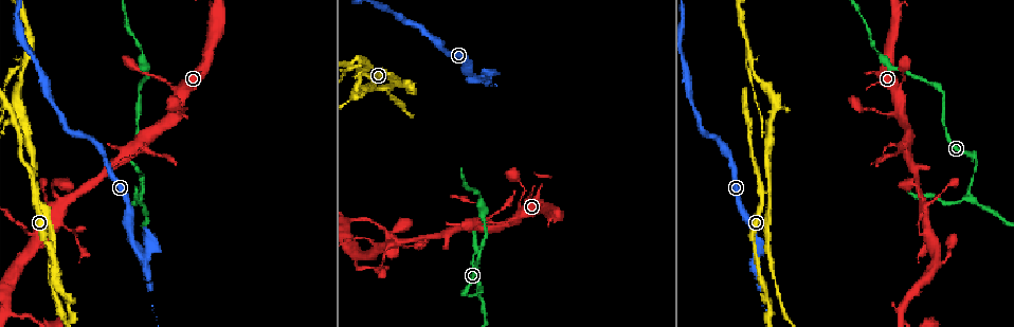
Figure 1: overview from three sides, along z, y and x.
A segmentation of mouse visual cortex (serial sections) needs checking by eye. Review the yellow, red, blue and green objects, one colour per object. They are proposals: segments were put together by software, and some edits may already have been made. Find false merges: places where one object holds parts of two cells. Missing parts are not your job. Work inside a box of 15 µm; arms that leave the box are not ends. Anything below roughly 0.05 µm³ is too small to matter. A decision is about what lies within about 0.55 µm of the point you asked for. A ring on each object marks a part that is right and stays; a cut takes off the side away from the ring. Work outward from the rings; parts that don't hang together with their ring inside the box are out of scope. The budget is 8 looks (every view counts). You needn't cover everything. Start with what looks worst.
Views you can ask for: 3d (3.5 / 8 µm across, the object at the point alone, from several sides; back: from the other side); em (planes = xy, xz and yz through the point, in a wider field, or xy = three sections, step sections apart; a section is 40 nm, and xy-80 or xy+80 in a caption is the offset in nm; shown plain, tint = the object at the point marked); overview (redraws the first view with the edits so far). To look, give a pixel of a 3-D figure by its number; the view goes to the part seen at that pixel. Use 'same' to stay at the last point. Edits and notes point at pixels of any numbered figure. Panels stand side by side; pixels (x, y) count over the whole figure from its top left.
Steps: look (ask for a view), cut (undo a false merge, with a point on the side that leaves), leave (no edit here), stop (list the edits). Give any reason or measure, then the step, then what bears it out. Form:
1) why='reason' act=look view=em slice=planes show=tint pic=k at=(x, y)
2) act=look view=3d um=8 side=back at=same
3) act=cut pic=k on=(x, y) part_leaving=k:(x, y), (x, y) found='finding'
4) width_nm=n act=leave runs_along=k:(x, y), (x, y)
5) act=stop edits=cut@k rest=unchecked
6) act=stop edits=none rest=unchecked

why='arms run side by side' act=look view=3d um=3.5 pic=1 at=(769, 193)

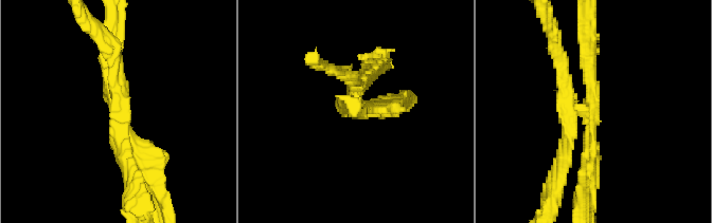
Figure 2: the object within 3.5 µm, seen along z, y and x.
arms=4 arm_widths_nm=200,200,200,200 act=look view=em slice=xy step=3 show=tint pic=2 at=(120, 110)

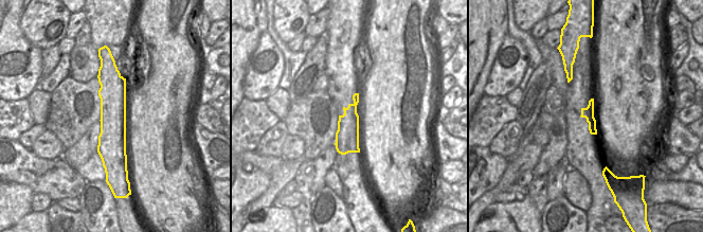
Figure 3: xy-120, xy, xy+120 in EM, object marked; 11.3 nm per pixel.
act=cut pic=2 on=(385, 107) part_leaving=2:(587, 109), (592, 101), (589, 21) found='a second cell is stuck on'

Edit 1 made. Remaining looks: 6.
act=look view=overview

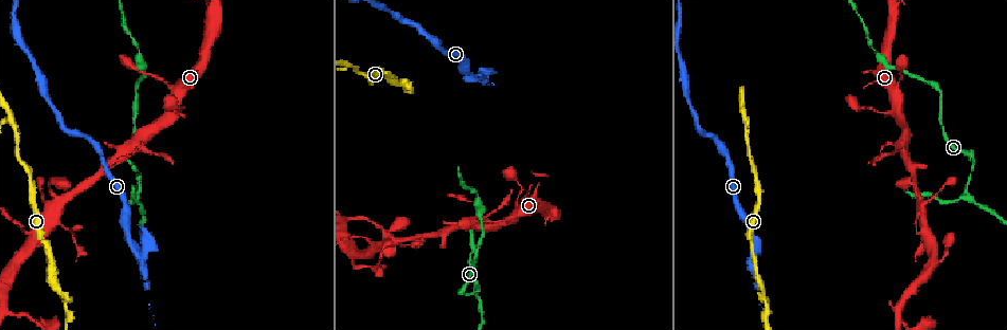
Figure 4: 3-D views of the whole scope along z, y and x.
why='branch point' act=look view=em slice=xy step=1 show=tint pic=4 at=(141, 255)

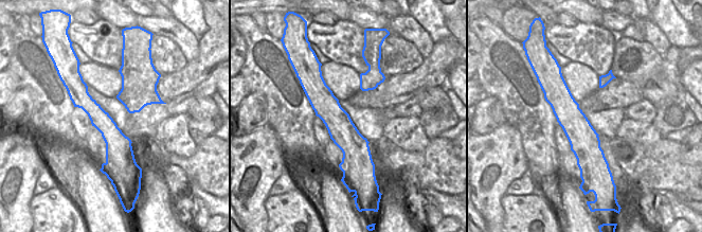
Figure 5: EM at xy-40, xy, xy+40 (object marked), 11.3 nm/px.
act=look view=3d um=3.5 side=back at=same

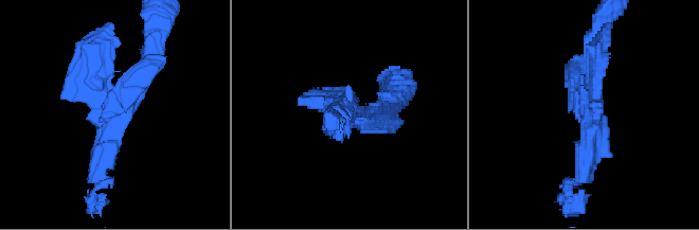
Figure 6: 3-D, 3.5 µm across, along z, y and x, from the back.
arms=3 arm_widths_nm=250,250,350 act=cut pic=6 on=(311, 96) part_leaving=6:(111, 120), (94, 101), (111, 25) found='two cells meet here'

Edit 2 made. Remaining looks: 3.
why='a fork' act=look view=3d um=3.5 pic=4 at=(967, 192)

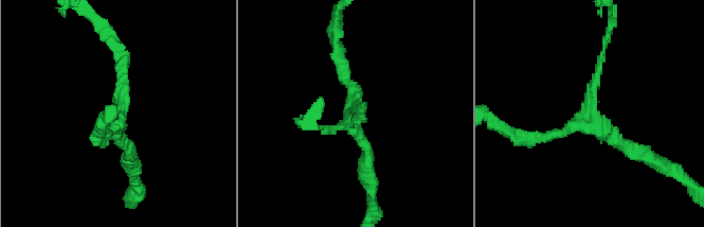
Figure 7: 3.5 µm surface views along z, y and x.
arms=3 arm_widths_nm=100,200,200 act=look view=em slice=xy step=5 show=tint pic=7 at=(358, 108)

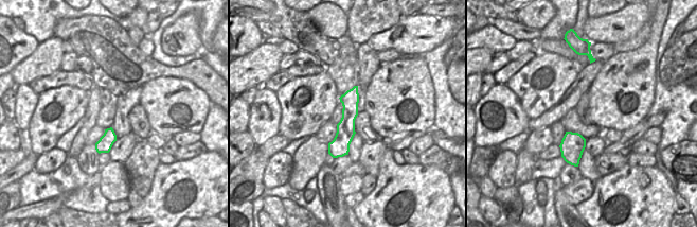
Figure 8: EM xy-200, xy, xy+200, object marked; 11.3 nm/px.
act=leave found='continuous, no second cell'

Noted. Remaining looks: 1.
act=stop edits=cut@2,cut@6 rest=unchecked

